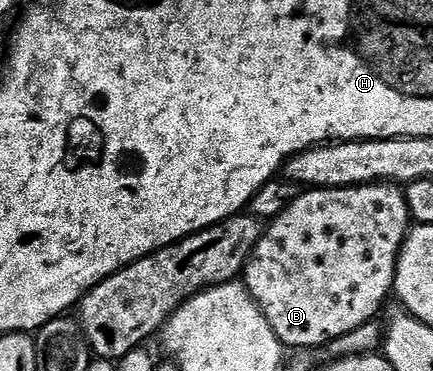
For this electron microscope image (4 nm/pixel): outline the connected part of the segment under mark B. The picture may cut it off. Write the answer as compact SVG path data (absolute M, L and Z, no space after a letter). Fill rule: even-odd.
M375 183L373 185L353 185L351 189L320 189L310 187L307 193L302 193L274 222L265 226L260 243L254 248L254 253L244 270L244 284L250 292L250 298L260 307L264 319L268 319L270 332L278 336L283 346L294 349L310 349L313 345L329 346L330 342L356 330L369 326L370 320L382 309L386 296L391 296L394 288L394 276L398 266L398 254L406 235L412 228L412 218L408 211L405 192L394 183Z

